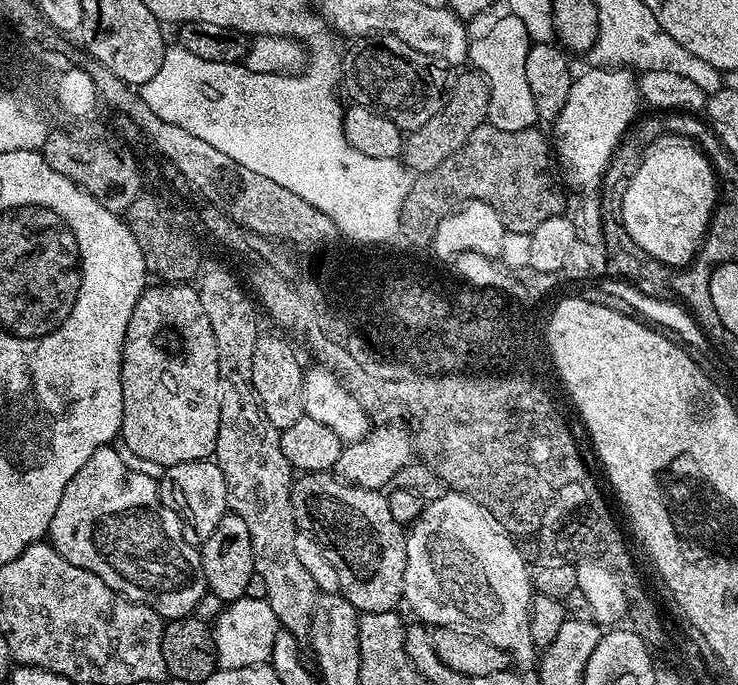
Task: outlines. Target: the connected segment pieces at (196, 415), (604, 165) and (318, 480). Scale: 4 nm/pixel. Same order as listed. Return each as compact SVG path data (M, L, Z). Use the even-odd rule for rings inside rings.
M160 282L157 288L152 286L145 287L144 292L138 298L138 302L134 306L134 314L130 318L130 326L126 330L126 338L124 339L124 349L122 350L122 426L120 427L120 436L124 444L137 456L140 460L149 460L152 464L161 464L167 466L177 464L178 462L190 462L191 460L206 460L215 453L216 443L218 442L218 430L220 429L220 402L222 393L220 393L220 384L222 388L222 377L220 375L220 359L218 358L218 346L214 338L214 330L210 326L210 318L206 318L206 310L202 310L202 302L200 301L199 291L195 287L189 286L184 282Z
M592 66L589 72L573 79L569 97L554 121L554 152L559 167L560 164L564 167L565 174L577 184L578 189L600 187L613 154L637 123L636 111L639 108L642 108L642 101L638 80L627 68Z
M309 472L301 475L292 485L292 498L297 505L308 504L312 500L312 520L316 523L315 535L328 551L328 560L336 567L340 579L338 588L344 598L349 600L361 613L382 612L389 607L388 596L380 592L380 580L399 585L404 578L407 565L406 532L396 521L388 496L383 491L360 488L345 483L328 472Z

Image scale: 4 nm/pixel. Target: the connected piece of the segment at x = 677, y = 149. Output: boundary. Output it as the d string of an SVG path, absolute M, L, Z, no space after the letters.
M676 133L657 136L643 149L639 168L623 195L623 224L645 253L673 268L685 267L695 259L720 196L718 174L713 169L702 148Z

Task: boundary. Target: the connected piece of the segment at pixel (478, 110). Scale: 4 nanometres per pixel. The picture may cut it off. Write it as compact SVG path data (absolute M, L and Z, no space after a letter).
M467 70L452 84L452 93L447 93L442 107L426 126L407 137L402 153L402 160L413 173L426 173L449 163L464 147L464 143L478 130L478 126L488 118L488 83L475 70Z

